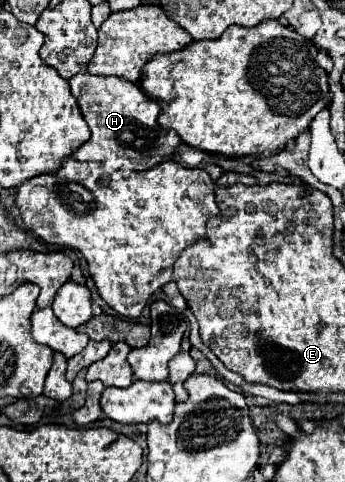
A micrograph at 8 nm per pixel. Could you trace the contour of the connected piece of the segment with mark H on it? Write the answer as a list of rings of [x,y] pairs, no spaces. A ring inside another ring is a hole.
[[[76,73],[70,81],[72,95],[76,97],[82,117],[88,123],[92,135],[86,143],[74,149],[72,157],[78,161],[98,161],[112,169],[132,169],[144,171],[158,165],[166,155],[176,153],[176,147],[182,143],[172,133],[162,131],[156,123],[160,113],[158,105],[146,97],[146,93],[122,77],[102,77],[90,73]]]

